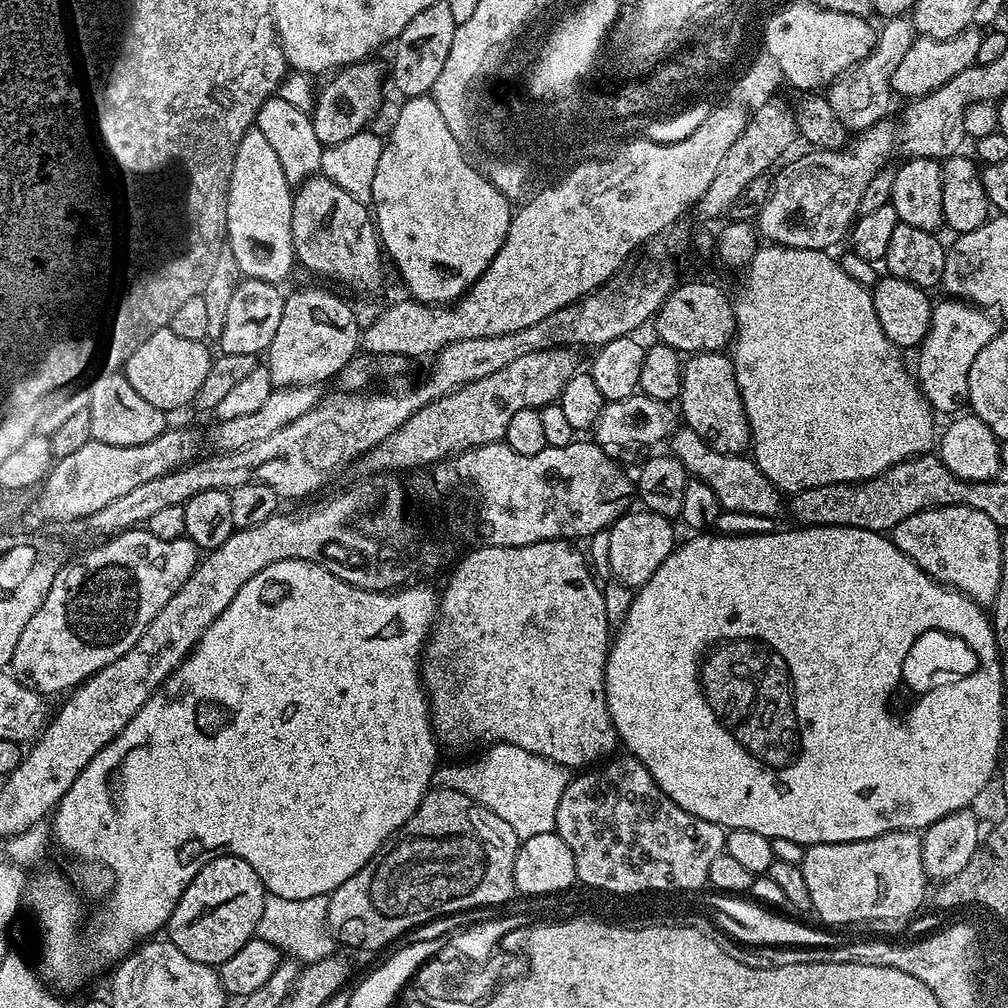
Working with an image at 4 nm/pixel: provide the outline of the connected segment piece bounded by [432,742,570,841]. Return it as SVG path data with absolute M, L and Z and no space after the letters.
M496 742L489 748L492 749L473 764L464 764L461 768L437 767L432 784L458 790L498 814L521 841L529 840L534 834L555 832L558 802L562 802L562 794L568 785L569 769L530 750L522 750L522 746Z

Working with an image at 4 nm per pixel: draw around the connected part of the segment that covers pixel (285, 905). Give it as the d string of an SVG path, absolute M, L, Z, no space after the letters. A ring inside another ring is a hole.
M271 894L265 895L262 918L258 918L256 936L270 942L274 947L280 949L281 953L305 965L325 960L338 948L338 941L328 926L328 896L278 898Z

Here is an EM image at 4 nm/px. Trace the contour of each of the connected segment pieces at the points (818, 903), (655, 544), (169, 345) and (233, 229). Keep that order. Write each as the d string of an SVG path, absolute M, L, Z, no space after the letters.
M919 831L887 832L845 844L807 845L799 865L810 890L812 912L820 915L824 926L860 924L863 920L904 922L915 917L924 908L924 891L930 888L922 866L922 850Z
M629 510L619 516L607 529L610 538L610 570L612 580L625 584L626 587L639 590L643 584L666 562L666 558L677 547L676 532L672 529L673 521L662 514L647 510Z
M171 326L160 328L150 334L150 338L146 338L138 350L134 350L122 371L128 377L130 386L134 386L134 390L138 390L146 402L165 410L184 408L195 401L202 382L210 371L214 356L213 353L208 353L207 346L209 347L204 340L181 338L174 334Z
M254 126L244 132L235 152L231 174L228 176L225 192L225 237L227 247L234 250L236 267L247 279L261 280L279 285L292 272L292 264L297 263L291 232L291 212L293 201L292 186L286 182L278 154L271 149L270 142Z

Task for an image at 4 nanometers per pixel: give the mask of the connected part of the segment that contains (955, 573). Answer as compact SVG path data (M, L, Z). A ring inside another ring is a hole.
M970 506L927 508L893 526L890 538L926 575L981 606L995 605L1002 578L1002 542L994 521Z

